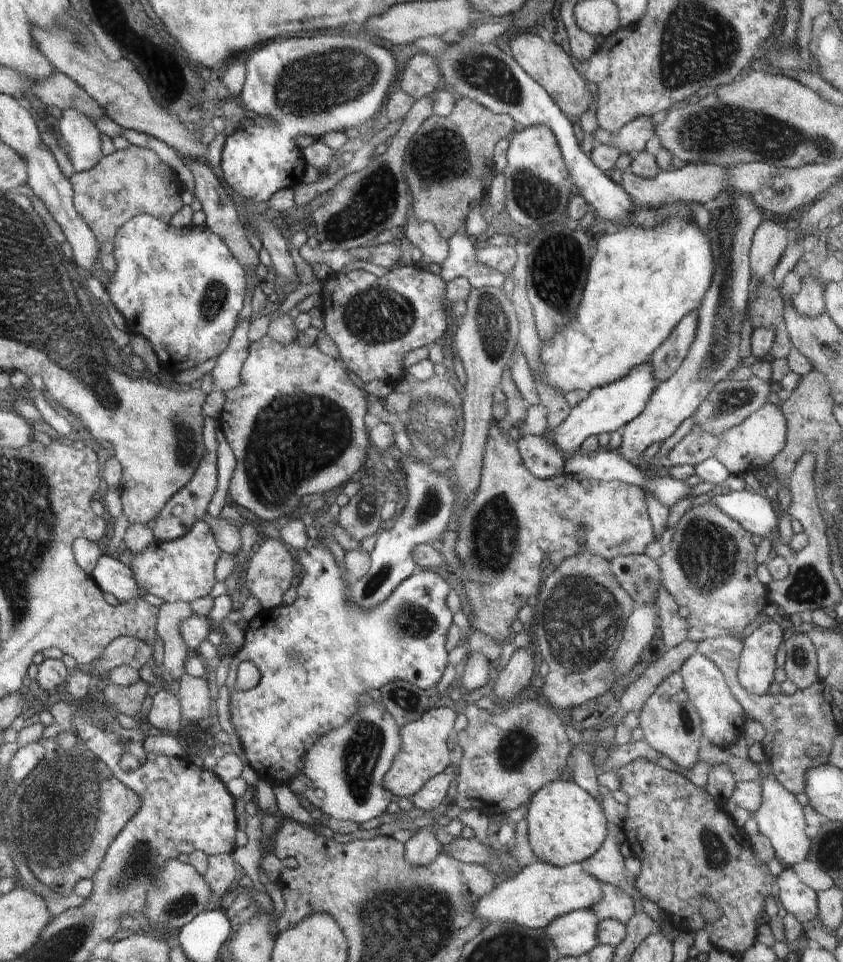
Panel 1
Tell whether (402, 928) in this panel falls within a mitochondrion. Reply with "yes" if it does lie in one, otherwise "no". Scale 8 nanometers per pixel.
yes

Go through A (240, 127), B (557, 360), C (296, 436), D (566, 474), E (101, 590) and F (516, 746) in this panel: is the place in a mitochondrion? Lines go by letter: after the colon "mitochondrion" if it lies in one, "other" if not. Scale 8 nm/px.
A: other
B: other
C: mitochondrion
D: other
E: other
F: mitochondrion

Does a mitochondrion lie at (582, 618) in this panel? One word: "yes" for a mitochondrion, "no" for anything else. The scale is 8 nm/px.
yes

